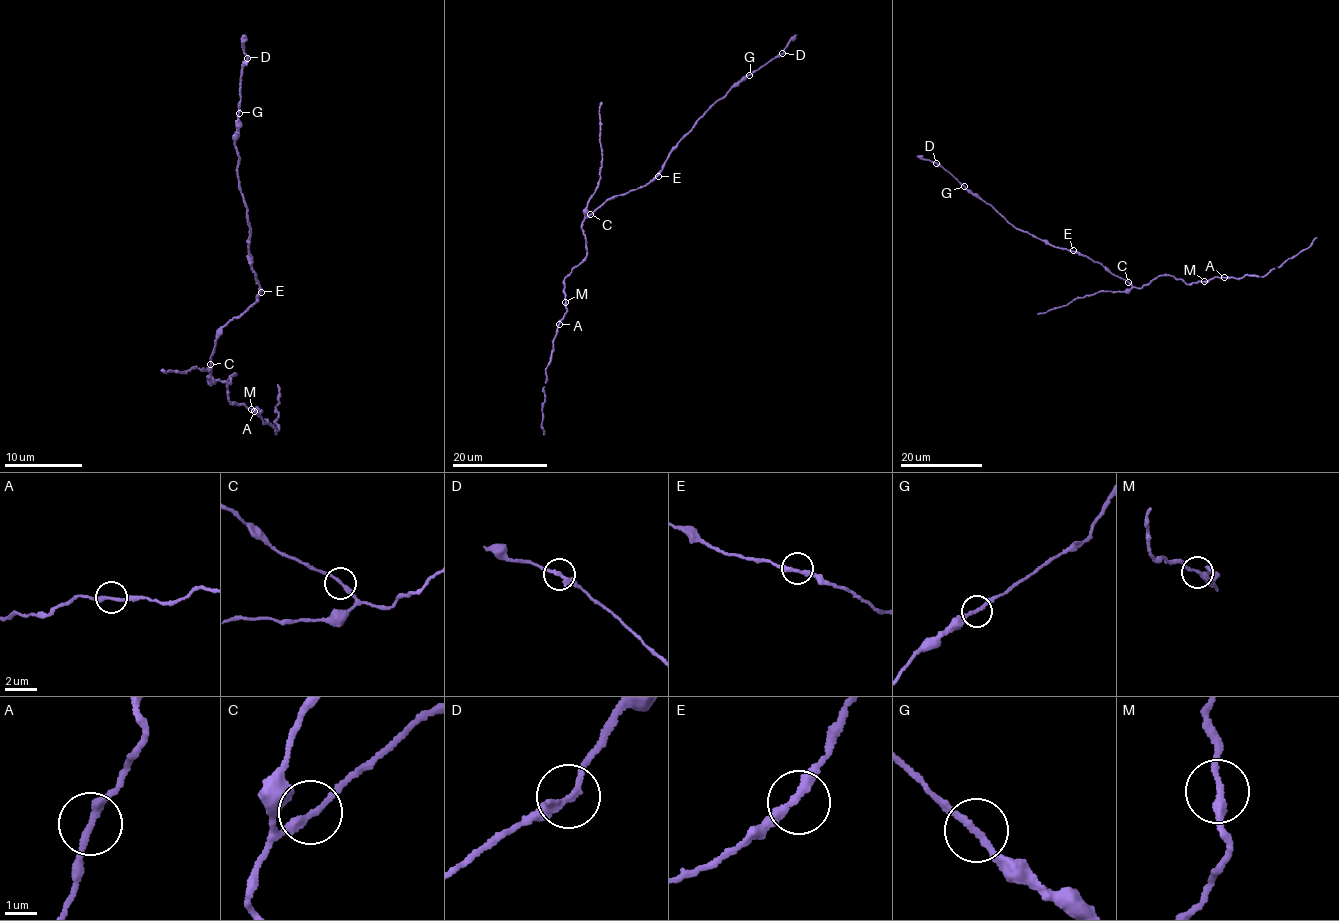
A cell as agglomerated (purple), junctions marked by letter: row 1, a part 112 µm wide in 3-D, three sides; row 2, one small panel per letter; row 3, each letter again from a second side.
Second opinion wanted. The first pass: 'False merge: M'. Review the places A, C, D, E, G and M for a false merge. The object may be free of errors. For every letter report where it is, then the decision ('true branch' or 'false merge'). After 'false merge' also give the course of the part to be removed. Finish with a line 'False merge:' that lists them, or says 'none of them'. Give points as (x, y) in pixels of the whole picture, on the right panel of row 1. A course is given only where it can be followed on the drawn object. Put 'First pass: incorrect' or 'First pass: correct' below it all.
A: place (1224, 277); true branch
C: place (1128, 282); true branch
D: place (936, 163); true branch
E: place (1073, 250); true branch
G: place (964, 186); true branch
M: place (1204, 281); true branch
False merge: none of them
First pass: incorrect

